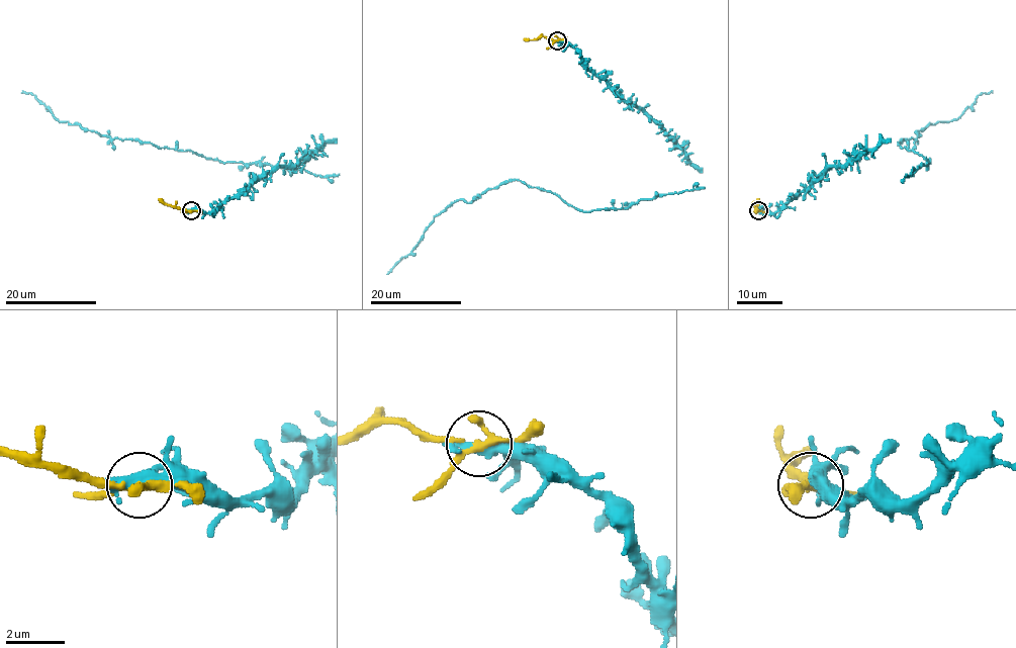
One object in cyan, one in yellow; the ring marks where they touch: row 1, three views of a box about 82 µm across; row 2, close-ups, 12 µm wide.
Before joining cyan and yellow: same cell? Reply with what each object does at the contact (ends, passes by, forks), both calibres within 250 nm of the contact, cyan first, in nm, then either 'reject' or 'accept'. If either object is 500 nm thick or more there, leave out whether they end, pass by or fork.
cyan passes by; yellow forks; calibres 360 and 200 nm; accept

